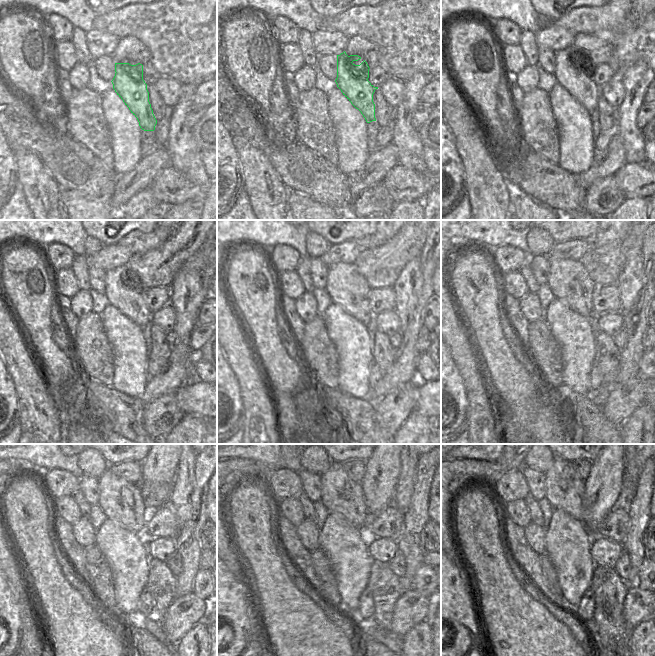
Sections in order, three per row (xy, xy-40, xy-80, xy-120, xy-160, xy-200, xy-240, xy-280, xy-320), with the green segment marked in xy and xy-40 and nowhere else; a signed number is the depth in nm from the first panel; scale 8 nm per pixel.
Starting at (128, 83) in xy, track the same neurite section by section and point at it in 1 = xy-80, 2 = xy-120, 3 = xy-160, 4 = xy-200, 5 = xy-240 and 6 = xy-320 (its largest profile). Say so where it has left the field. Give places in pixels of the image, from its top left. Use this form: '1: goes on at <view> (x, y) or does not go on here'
1: goes on at xy-80 (574, 72)
2: goes on at xy-120 (123, 290)
3: goes on at xy-160 (348, 289)
4: goes on at xy-200 (569, 282)
5: goes on at xy-240 (120, 500)
6: goes on at xy-320 (564, 490)

